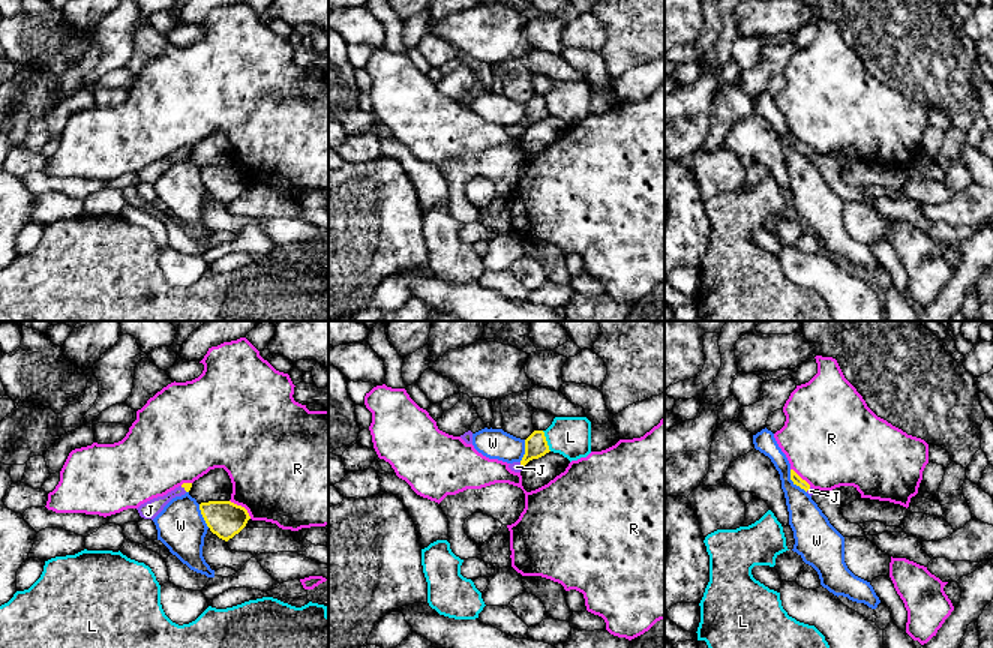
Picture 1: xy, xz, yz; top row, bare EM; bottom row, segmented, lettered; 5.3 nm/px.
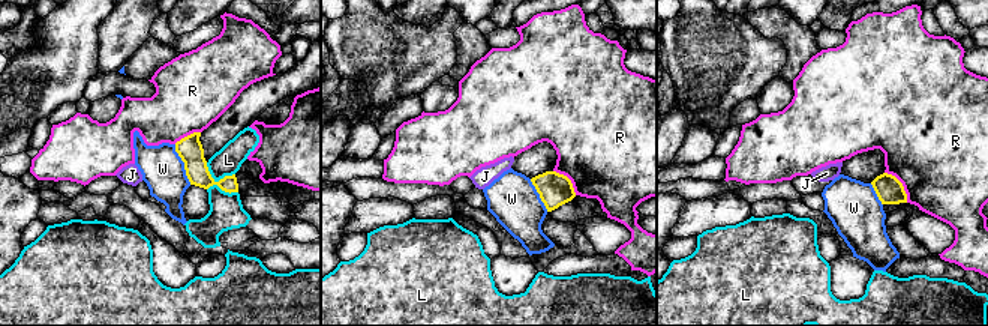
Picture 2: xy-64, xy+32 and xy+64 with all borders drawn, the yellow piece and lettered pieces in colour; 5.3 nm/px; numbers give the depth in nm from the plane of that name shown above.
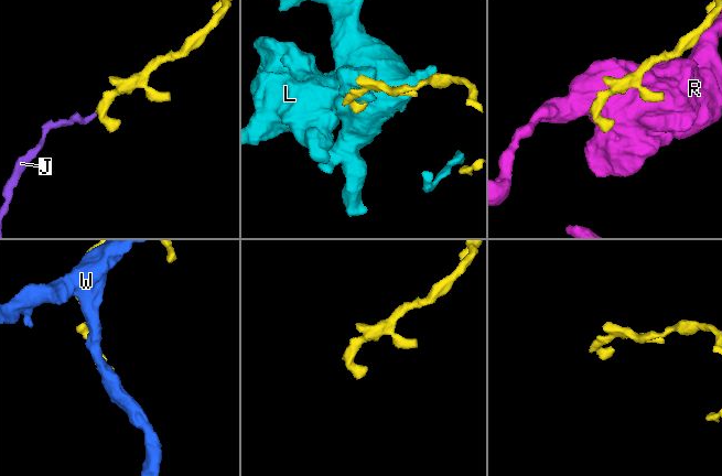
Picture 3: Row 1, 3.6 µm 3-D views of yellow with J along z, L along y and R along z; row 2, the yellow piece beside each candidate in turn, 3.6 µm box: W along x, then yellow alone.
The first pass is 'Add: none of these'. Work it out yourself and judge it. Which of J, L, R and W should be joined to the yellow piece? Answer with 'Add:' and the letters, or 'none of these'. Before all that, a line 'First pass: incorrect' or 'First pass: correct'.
First pass: incorrect
Add: J

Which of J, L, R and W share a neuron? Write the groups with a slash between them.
J / L / R / W

